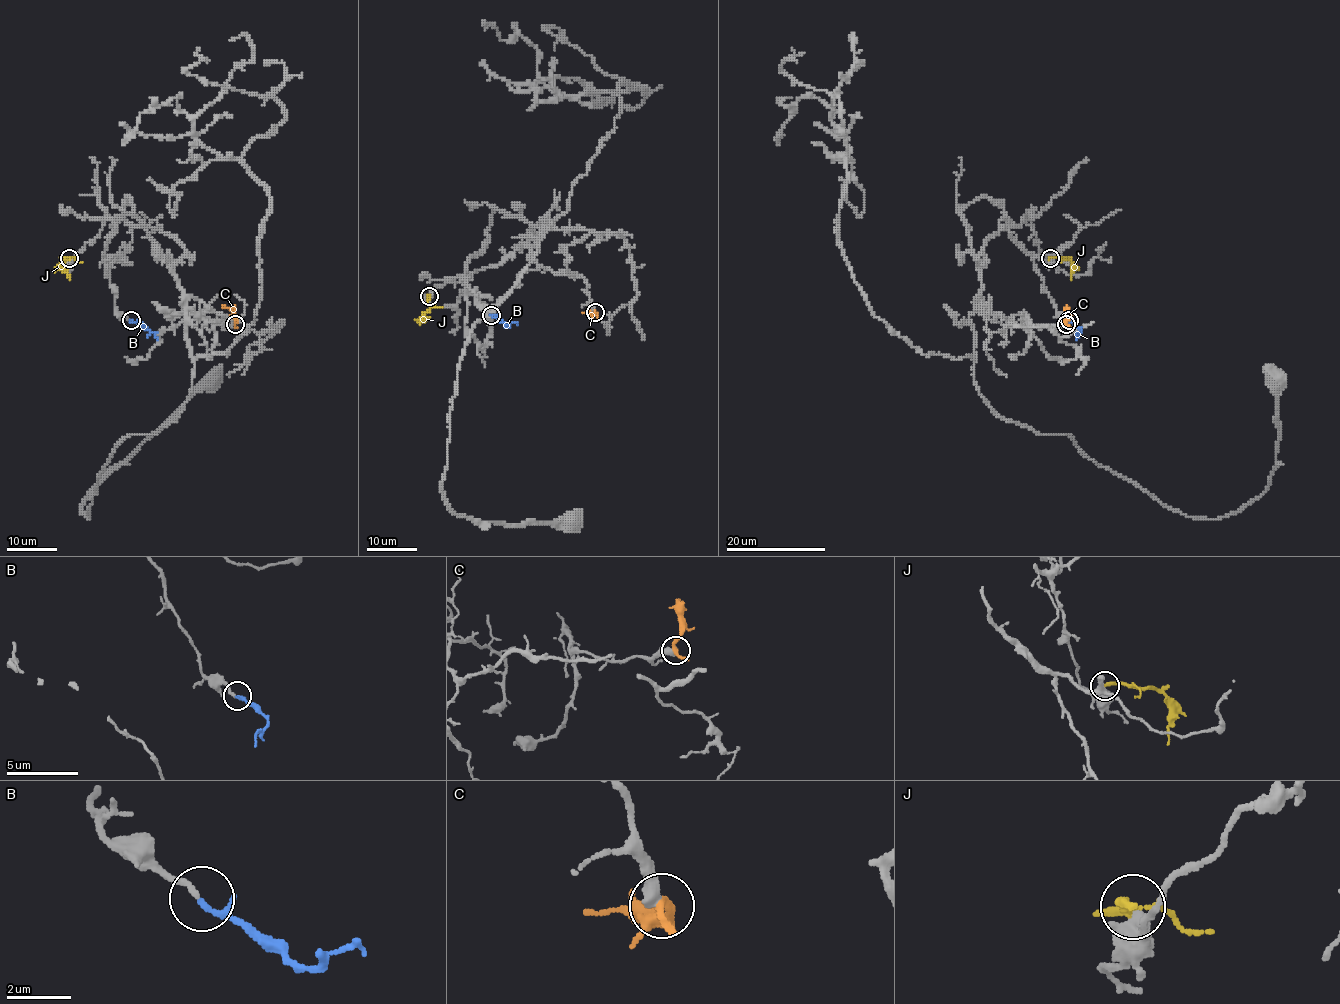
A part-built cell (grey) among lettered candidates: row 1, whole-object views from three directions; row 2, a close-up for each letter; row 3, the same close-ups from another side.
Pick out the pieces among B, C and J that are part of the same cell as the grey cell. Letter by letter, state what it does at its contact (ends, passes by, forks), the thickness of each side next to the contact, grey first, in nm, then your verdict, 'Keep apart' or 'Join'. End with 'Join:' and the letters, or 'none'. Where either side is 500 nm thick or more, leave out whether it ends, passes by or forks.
B: It passes by. Thickness 200 nm (grey) against 140 nm. Join
C: It passes by. Thickness 440 nm (grey) against 220 nm. Keep apart
J: It ends there. Thickness 440 nm (grey) against 240 nm. Keep apart
Join: B

